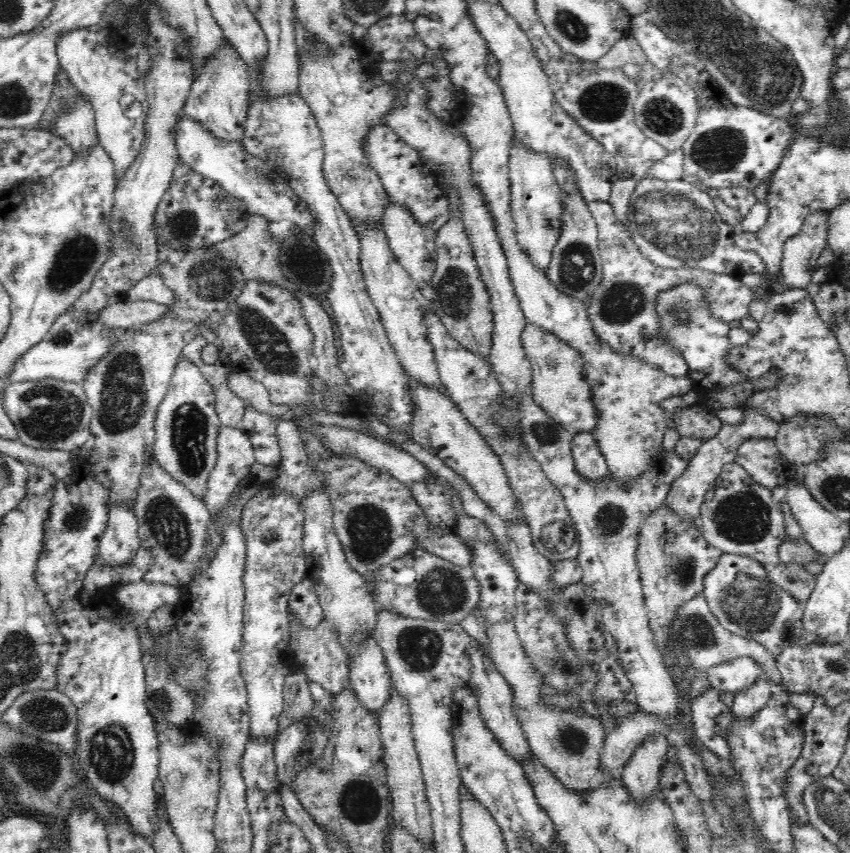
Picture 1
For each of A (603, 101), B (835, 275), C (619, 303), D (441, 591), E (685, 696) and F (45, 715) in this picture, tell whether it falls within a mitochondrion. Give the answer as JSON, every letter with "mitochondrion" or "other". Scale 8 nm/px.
{"A":"mitochondrion","B":"other","C":"mitochondrion","D":"mitochondrion","E":"other","F":"mitochondrion"}

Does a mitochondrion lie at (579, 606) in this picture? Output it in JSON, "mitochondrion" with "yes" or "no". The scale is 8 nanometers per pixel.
{"mitochondrion":"no"}

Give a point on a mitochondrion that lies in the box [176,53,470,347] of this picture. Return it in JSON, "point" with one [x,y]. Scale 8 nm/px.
{"point":[212,281]}

